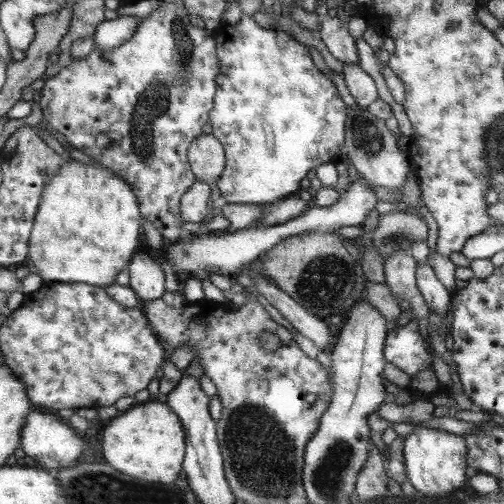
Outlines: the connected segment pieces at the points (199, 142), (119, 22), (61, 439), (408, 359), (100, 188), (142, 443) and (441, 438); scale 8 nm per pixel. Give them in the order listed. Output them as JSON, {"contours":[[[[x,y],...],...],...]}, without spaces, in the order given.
{"contours":[[[[202,133],[191,142],[189,162],[195,178],[204,184],[217,181],[225,169],[225,152],[212,134]]],[[[124,15],[103,22],[95,34],[98,43],[97,52],[108,53],[124,47],[124,44],[132,41],[140,21],[139,18]]],[[[32,411],[28,414],[27,424],[23,430],[22,448],[28,452],[28,456],[36,458],[42,466],[58,470],[58,468],[74,466],[74,462],[84,454],[84,450],[92,447],[88,438],[88,434],[76,432],[68,422],[60,422],[52,414]]],[[[416,320],[408,322],[402,328],[388,331],[386,340],[386,359],[398,366],[412,379],[420,370],[432,366],[432,355],[426,348],[425,338],[418,331]]],[[[67,162],[48,187],[31,238],[31,260],[48,283],[88,283],[108,287],[130,266],[140,244],[140,210],[130,184],[108,167]]],[[[157,400],[135,404],[132,410],[119,413],[105,429],[102,443],[106,460],[134,478],[160,484],[174,483],[182,472],[182,458],[186,456],[187,435],[182,425],[179,415],[167,403]]],[[[417,427],[410,435],[402,436],[405,440],[403,457],[407,478],[420,496],[444,498],[454,490],[464,488],[466,484],[466,443],[464,436],[450,434],[447,431]]]]}

